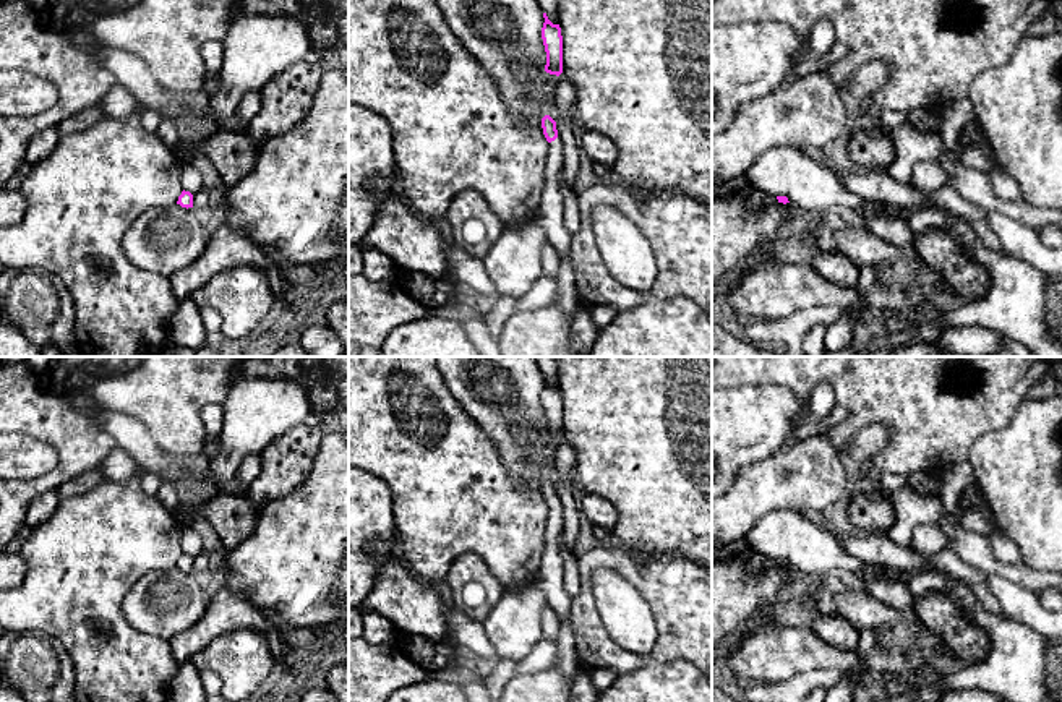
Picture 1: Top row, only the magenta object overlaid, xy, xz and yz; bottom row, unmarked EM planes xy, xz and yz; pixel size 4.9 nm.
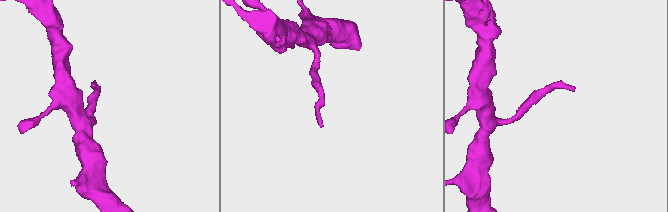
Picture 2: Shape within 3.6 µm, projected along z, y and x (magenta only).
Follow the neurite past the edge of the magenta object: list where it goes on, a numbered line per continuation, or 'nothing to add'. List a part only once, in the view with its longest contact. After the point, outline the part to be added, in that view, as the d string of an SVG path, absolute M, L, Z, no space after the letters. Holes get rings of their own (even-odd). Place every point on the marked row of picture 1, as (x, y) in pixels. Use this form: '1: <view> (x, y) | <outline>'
1: xz (548, 216) | M558 136L550 143L550 157L546 165L546 185L540 206L533 219L543 229L548 242L555 246L559 256L571 259L571 238L564 225L563 193L559 186L559 172L563 170L563 146Z

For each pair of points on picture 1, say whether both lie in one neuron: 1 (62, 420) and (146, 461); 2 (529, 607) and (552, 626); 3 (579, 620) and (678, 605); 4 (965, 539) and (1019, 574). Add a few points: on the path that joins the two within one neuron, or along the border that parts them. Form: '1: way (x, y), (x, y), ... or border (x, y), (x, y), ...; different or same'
1: border (94, 415), (117, 446); different
2: border (547, 603), (542, 610), (542, 637); different
3: way (610, 650), (618, 659), (647, 659), (673, 636); same
4: way (978, 552), (994, 568), (1006, 571); same

